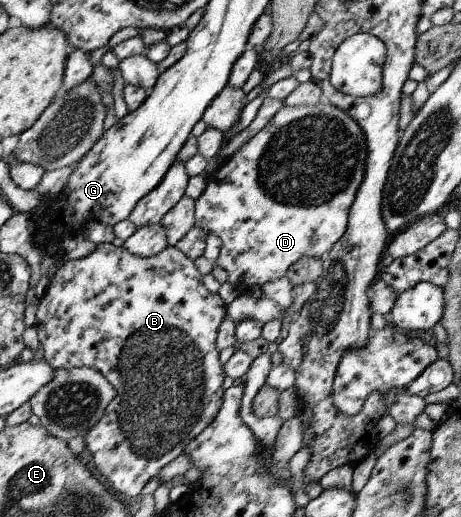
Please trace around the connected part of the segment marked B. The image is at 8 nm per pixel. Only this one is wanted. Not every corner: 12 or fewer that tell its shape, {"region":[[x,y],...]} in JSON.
{"region":[[175,246],[64,261],[34,327],[116,389],[128,497],[219,414],[227,305]]}

